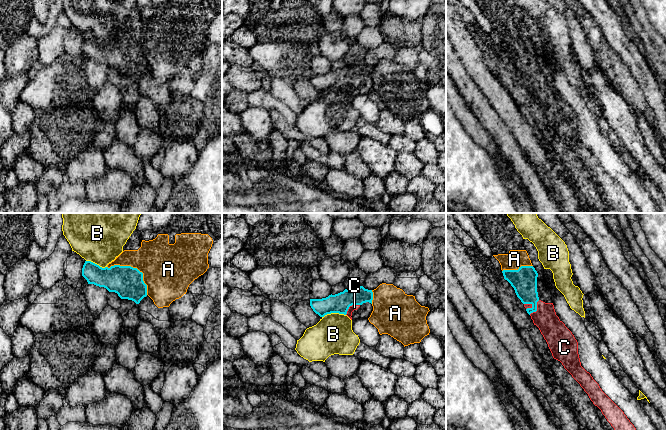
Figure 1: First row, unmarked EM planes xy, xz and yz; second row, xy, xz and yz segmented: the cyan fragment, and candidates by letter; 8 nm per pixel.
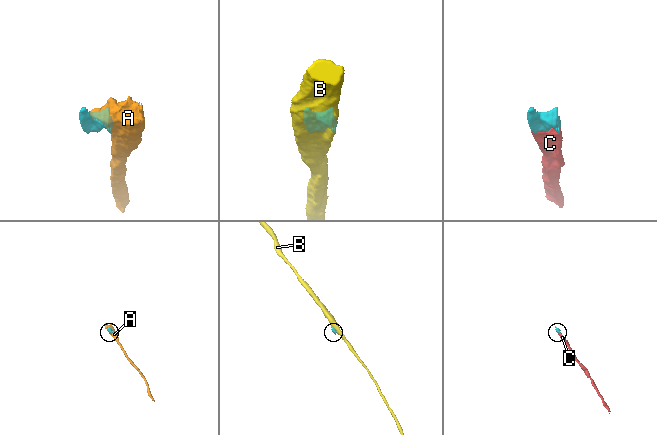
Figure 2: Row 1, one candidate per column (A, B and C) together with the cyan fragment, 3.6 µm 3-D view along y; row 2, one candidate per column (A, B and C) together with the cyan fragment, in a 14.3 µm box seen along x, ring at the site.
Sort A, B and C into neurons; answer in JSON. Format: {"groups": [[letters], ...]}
{"groups": [["A"], ["B"], ["C"]]}

